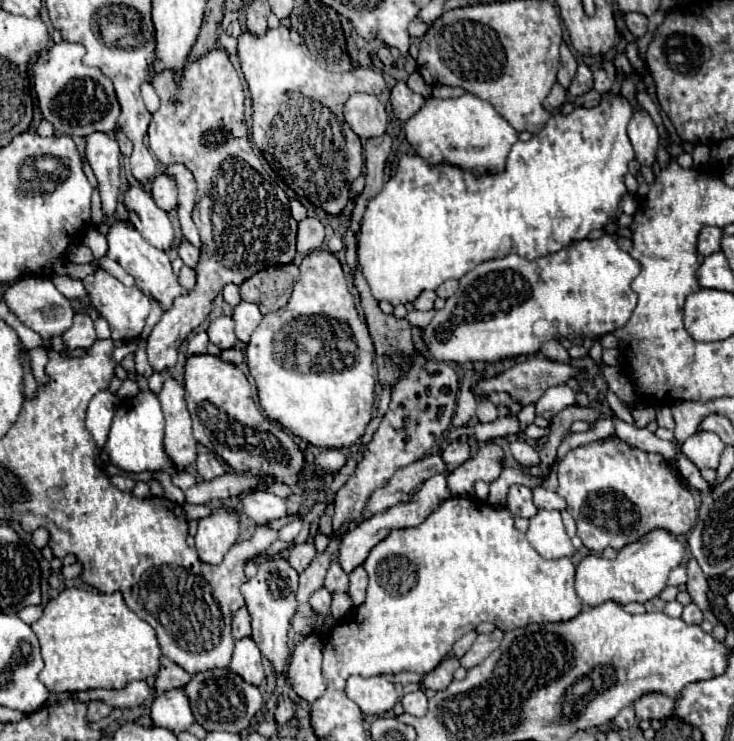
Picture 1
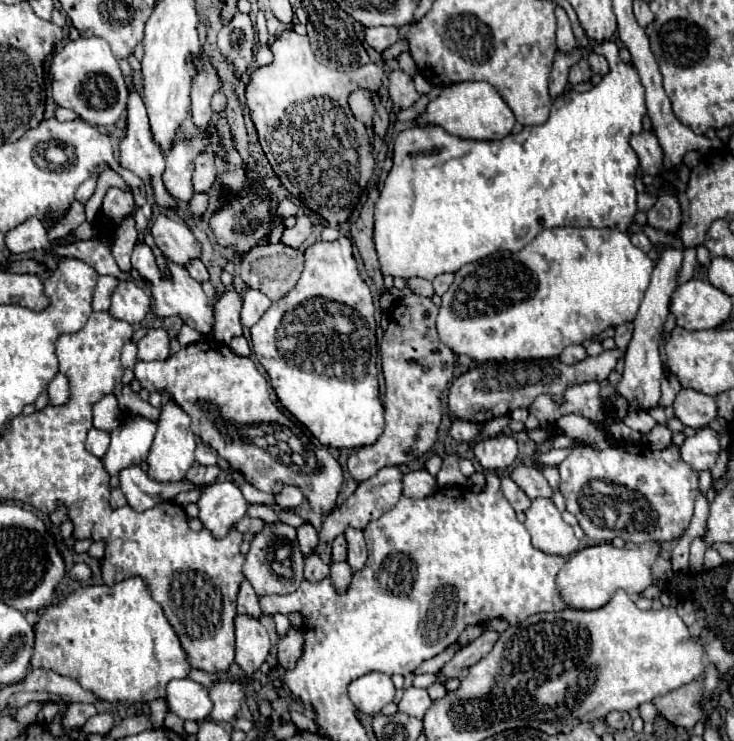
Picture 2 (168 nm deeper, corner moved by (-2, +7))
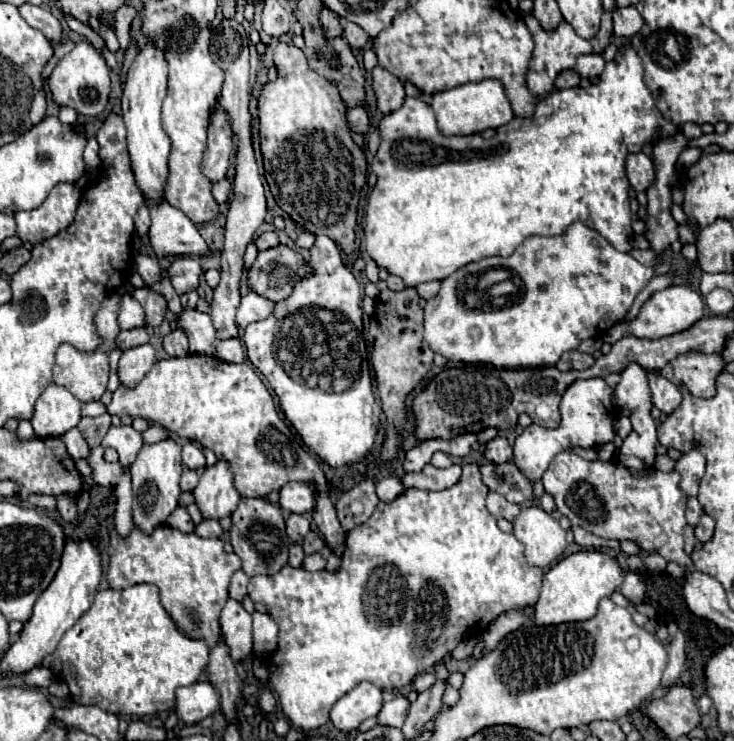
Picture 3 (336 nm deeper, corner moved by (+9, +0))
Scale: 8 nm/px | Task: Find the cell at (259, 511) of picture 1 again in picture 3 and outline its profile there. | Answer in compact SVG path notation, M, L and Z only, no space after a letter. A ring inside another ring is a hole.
M286 482L280 488L280 506L288 512L310 512L316 506L316 486L312 482Z

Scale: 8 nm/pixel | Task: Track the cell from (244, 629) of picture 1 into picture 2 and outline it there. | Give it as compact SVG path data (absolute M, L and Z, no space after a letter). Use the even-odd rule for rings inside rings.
M243 581L241 583L239 597L237 597L237 613L239 615L251 615L255 619L261 617L261 607L259 607L257 595L255 595L253 587L249 585L249 581Z

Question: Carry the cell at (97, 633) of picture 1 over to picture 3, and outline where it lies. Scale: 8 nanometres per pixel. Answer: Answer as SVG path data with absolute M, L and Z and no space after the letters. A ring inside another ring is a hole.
M136 584L124 590L100 590L90 610L62 636L54 654L42 660L56 678L70 686L70 698L76 704L98 704L112 714L152 716L164 710L174 710L176 690L194 684L208 666L208 644L188 638L166 612L160 602L160 592L154 584Z

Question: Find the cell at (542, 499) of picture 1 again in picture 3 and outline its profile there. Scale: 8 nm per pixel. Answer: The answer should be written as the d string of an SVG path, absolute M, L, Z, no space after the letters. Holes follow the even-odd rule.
M484 462L480 466L482 482L488 486L488 490L502 494L514 504L532 504L534 494L532 494L532 482L518 470L514 462L504 462L504 464L492 464Z

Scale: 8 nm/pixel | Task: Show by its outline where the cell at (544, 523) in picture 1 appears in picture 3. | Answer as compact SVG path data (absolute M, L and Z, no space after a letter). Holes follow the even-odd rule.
M524 506L514 522L514 536L526 546L528 564L546 568L566 550L566 532L540 506Z

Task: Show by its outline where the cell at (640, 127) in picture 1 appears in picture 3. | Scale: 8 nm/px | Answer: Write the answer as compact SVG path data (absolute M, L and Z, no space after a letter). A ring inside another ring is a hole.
M642 152L630 154L626 158L626 172L628 172L628 180L636 192L646 192L648 186L656 178L656 170L654 170L652 160Z

